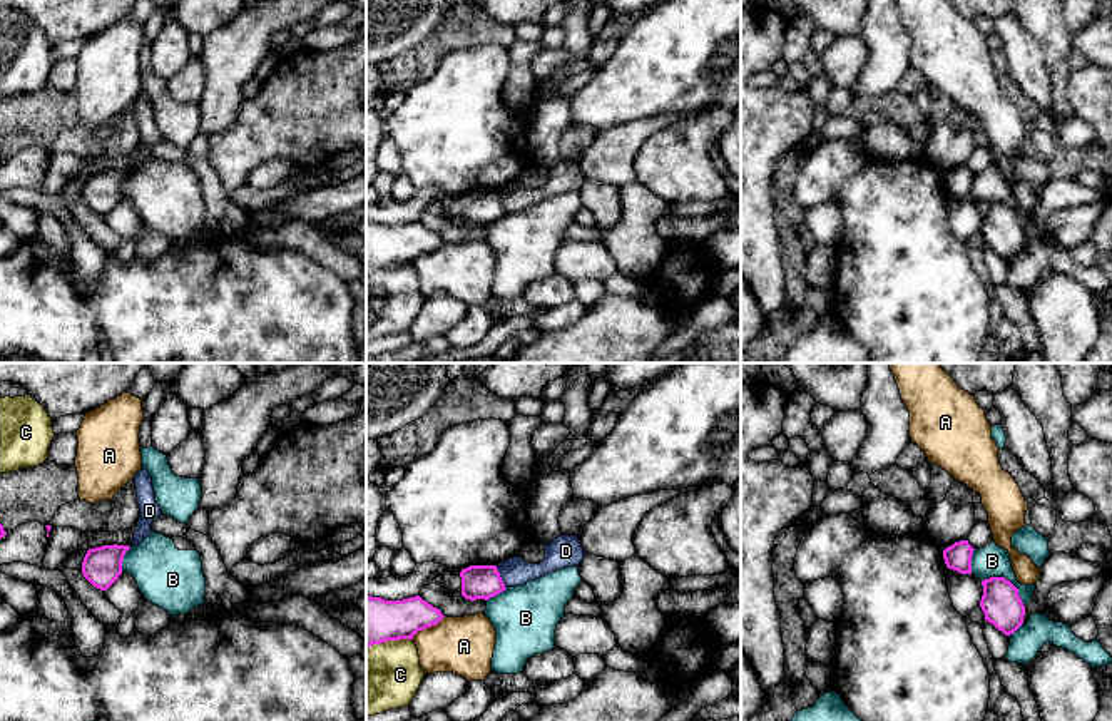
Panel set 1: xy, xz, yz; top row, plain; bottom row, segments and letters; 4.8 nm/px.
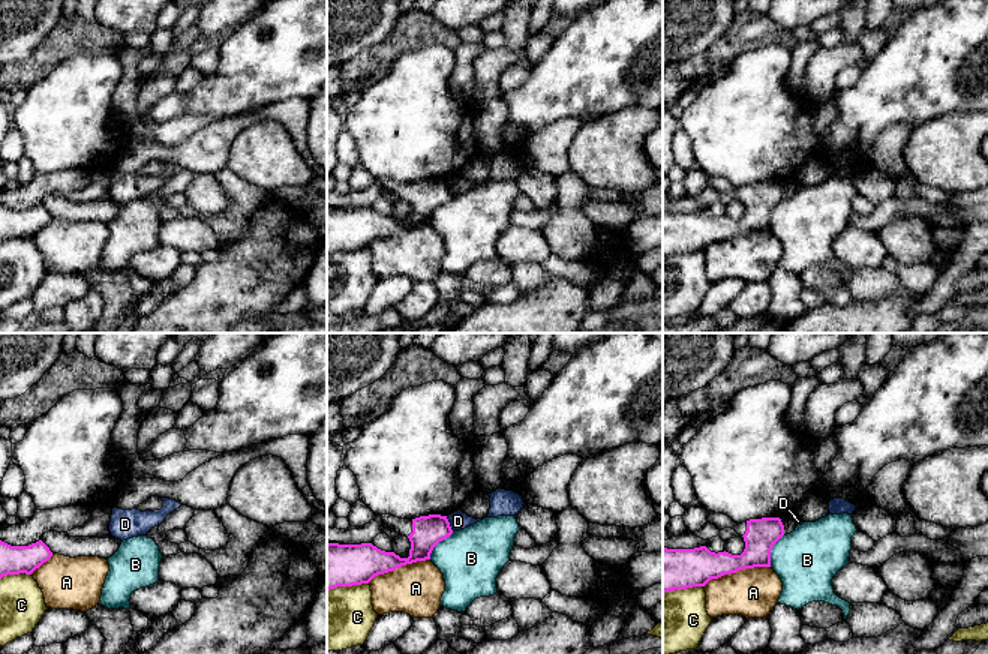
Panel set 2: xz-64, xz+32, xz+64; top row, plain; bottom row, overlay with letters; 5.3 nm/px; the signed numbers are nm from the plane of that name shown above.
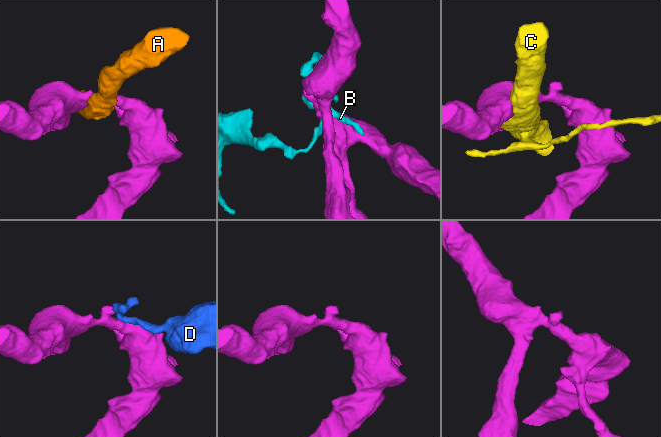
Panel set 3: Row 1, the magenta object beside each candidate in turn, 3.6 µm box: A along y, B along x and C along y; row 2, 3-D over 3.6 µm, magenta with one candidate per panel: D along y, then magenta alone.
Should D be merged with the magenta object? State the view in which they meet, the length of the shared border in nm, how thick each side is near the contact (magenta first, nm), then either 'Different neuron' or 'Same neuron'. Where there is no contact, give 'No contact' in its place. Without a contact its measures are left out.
Touches magenta in xz. Shared border 120 nm. Thickness 160 nm (magenta) against 140 nm. Different neuron

